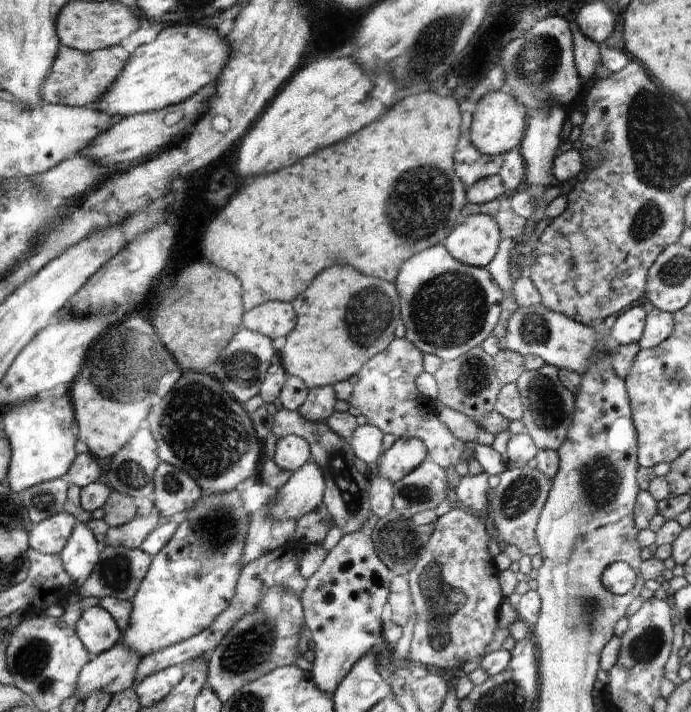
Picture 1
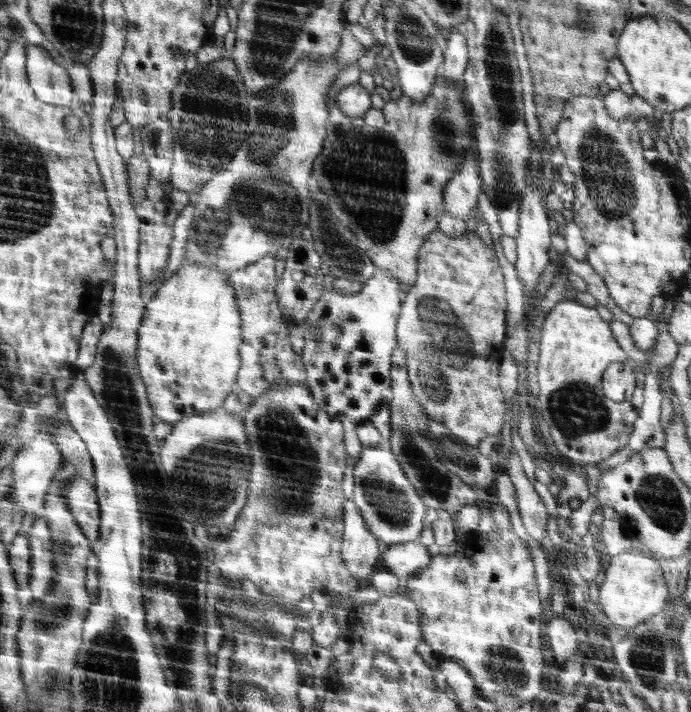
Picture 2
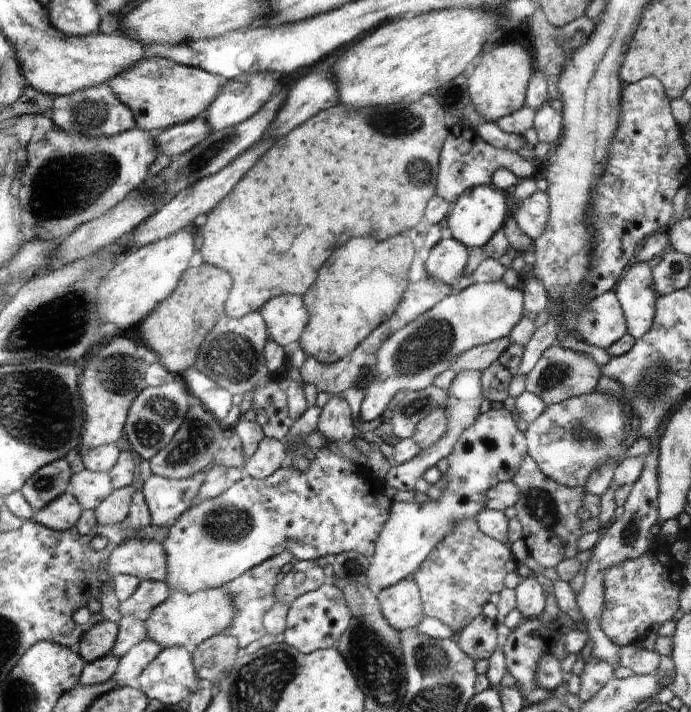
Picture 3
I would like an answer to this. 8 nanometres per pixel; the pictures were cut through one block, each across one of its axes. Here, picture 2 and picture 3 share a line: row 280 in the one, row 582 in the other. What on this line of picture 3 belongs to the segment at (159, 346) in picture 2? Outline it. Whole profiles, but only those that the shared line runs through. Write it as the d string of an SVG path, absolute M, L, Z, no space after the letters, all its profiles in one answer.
M326 446L322 447L317 453L313 461L311 461L310 468L306 472L301 472L293 467L280 467L276 472L273 472L268 479L255 479L250 476L243 476L237 482L231 482L224 492L218 495L214 500L200 501L189 508L188 511L182 513L179 519L168 530L168 536L162 540L166 554L167 554L167 575L165 583L169 586L170 591L176 589L180 592L185 592L190 595L194 593L205 591L206 589L223 587L226 583L237 578L244 572L254 568L257 564L265 560L272 559L273 556L280 555L282 551L294 552L293 557L298 560L316 560L320 556L330 554L330 560L337 554L354 551L361 554L367 562L371 556L376 554L376 544L381 533L382 527L388 518L390 510L390 500L384 494L384 482L376 475L372 476L367 465L354 466L346 457L343 457L337 450L332 450Z

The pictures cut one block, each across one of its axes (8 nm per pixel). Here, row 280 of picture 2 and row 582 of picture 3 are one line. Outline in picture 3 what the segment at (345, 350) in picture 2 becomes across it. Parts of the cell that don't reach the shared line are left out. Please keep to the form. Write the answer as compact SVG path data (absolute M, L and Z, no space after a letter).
M490 409L488 412L480 413L478 418L470 426L467 426L465 431L462 431L453 446L453 451L448 456L449 470L442 476L447 478L447 485L442 491L440 500L430 500L428 504L397 501L392 504L390 516L386 519L377 540L376 554L372 555L370 560L366 562L366 586L382 590L413 575L428 558L429 552L444 540L458 522L461 522L462 519L474 519L484 510L484 498L486 498L486 492L489 488L498 483L512 480L520 470L526 456L528 456L528 438L524 438L524 434L516 428L516 422L508 410Z

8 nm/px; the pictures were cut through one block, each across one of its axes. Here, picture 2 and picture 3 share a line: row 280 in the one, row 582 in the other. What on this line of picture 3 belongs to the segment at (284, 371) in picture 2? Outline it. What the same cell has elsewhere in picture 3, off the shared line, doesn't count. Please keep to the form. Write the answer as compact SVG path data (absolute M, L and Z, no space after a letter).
M282 551L282 556L276 555L272 559L265 560L260 564L257 564L254 568L244 572L236 579L226 583L223 588L228 590L234 596L236 600L238 612L236 618L233 620L233 624L226 630L226 633L237 638L238 642L242 642L242 648L246 648L250 642L262 638L266 632L264 632L263 616L274 606L276 602L276 596L274 596L274 586L278 584L278 574L280 574L280 568L288 562L292 562L293 554L288 554L288 551Z

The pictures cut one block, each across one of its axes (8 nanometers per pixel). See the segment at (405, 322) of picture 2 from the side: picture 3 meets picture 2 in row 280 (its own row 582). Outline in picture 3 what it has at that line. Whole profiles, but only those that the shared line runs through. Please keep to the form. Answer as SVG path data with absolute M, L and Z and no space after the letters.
M462 519L453 530L438 543L428 558L414 572L421 599L424 601L425 617L440 619L454 632L454 636L484 610L488 598L504 588L506 562L512 558L506 543L486 536L474 519Z

